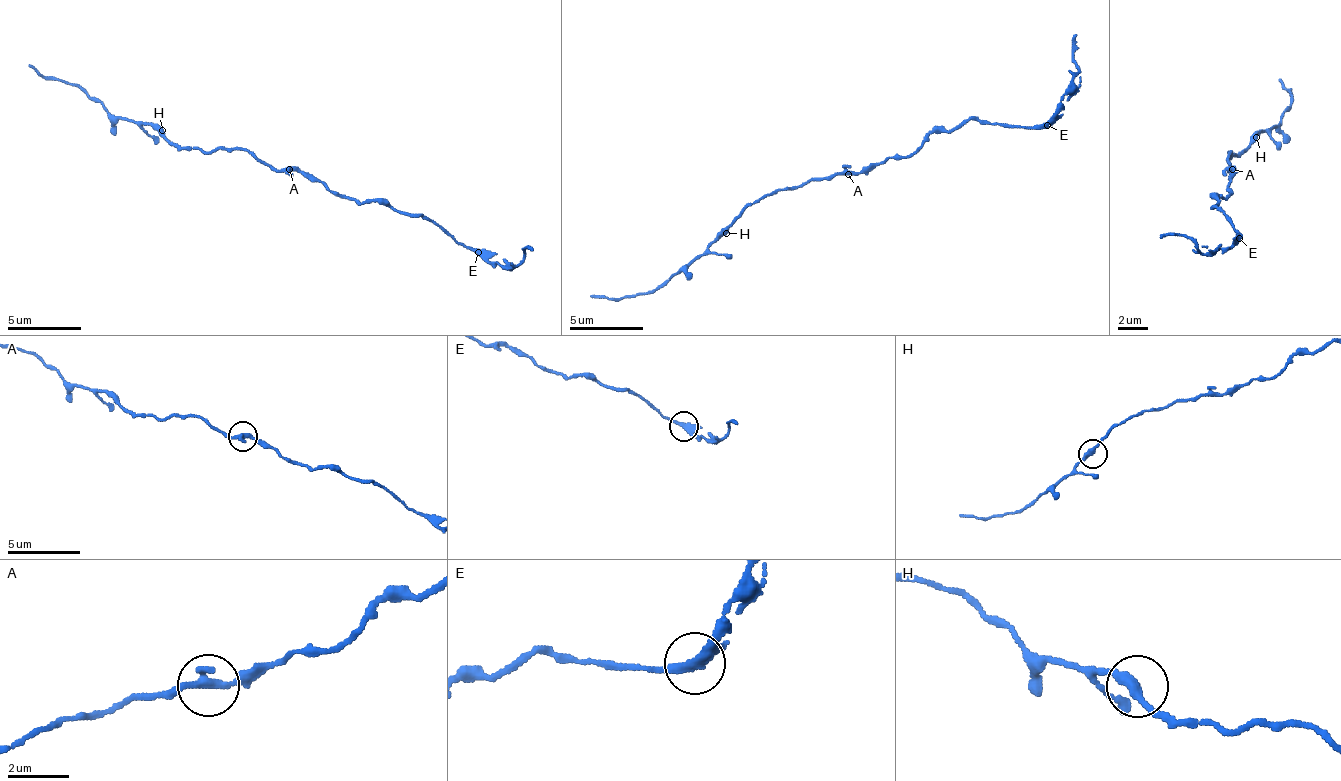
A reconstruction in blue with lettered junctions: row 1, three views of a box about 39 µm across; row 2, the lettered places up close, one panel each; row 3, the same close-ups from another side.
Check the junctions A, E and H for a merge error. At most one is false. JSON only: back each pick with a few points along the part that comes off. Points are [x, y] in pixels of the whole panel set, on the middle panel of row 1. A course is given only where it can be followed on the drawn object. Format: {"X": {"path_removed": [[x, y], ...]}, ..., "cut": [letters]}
{"E": {"path_removed": [[1045, 124], [1059, 112], [1059, 101], [1078, 82], [1074, 58], [1075, 35]]}, "cut": ["E"]}

